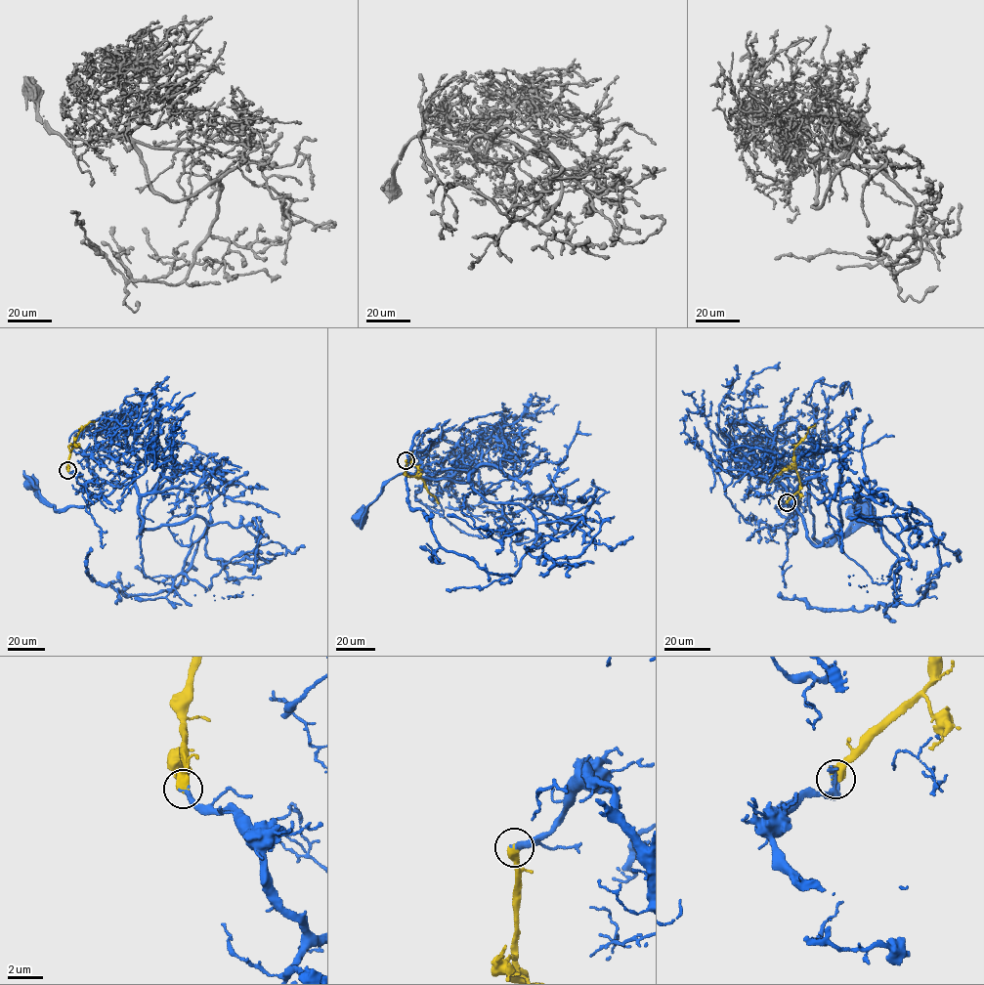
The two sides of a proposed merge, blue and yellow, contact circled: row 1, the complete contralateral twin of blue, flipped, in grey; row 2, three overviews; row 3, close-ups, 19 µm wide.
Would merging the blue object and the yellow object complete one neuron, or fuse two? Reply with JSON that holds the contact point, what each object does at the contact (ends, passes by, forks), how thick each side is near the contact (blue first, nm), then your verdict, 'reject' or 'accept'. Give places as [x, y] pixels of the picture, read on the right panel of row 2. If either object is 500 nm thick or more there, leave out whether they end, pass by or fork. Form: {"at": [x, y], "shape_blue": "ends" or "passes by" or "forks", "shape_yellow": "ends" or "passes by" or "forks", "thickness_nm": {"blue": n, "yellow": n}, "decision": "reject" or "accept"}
{"at": [787, 502], "thickness_nm": {"blue": 340, "yellow": 650}, "decision": "accept"}

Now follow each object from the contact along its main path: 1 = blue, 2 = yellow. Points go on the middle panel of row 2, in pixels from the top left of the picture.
1: (406, 460), (474, 467), (488, 501), (524, 505), (536, 536), (521, 568), (447, 551), (409, 507), (419, 431)
2: (406, 460), (407, 476), (421, 479), (438, 503)

